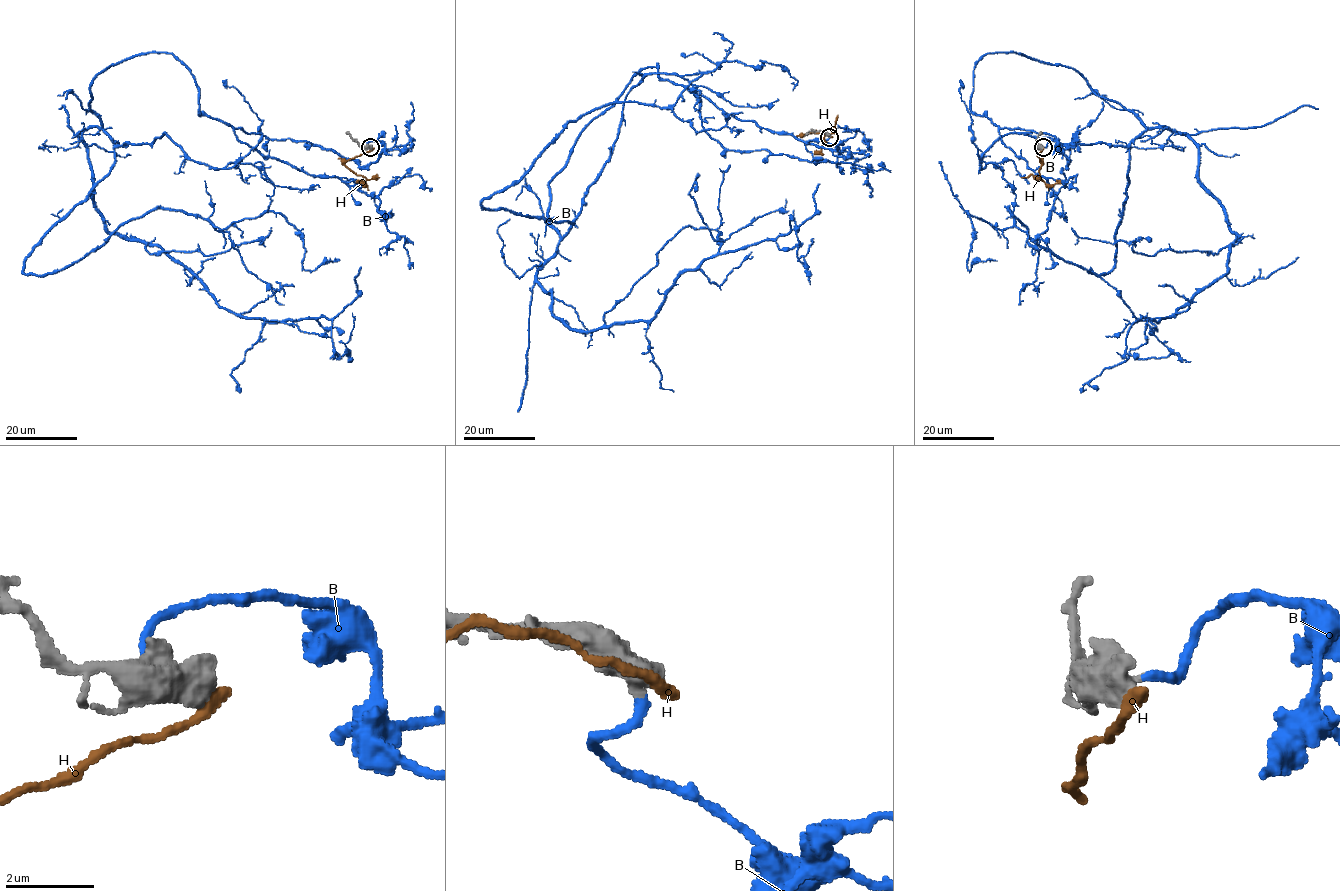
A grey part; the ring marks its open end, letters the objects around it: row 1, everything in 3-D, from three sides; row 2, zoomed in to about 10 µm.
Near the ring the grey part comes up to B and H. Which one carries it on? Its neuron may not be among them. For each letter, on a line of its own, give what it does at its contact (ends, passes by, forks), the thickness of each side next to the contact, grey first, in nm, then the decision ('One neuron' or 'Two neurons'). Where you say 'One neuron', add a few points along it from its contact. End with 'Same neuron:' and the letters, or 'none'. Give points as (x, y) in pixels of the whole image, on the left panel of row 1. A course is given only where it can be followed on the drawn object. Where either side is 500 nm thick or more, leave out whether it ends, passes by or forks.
B: Thickness 650 nm (grey) against 240 nm. One neuron. Its course: (370, 147), (200, 115), (136, 54), (90, 87), (114, 165), (23, 271), (157, 208), (279, 212), (334, 261)
H: Thickness 650 nm (grey) against 360 nm. Two neurons
Same neuron: B

